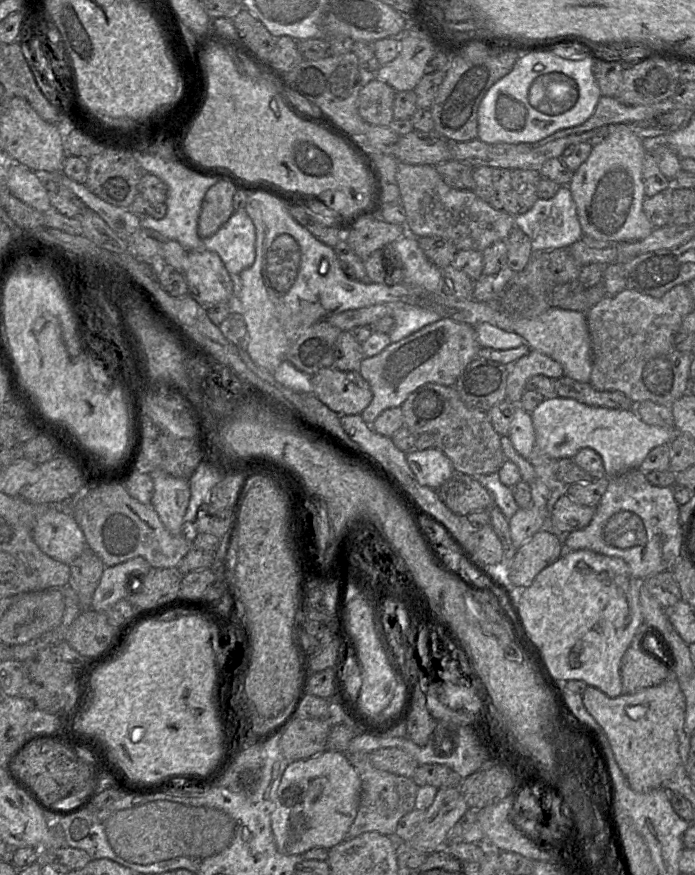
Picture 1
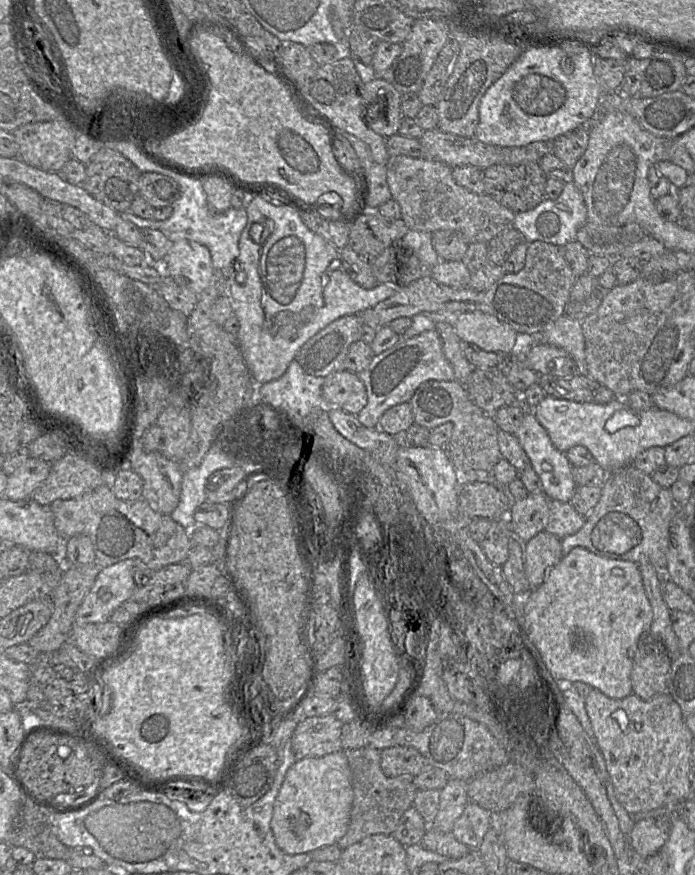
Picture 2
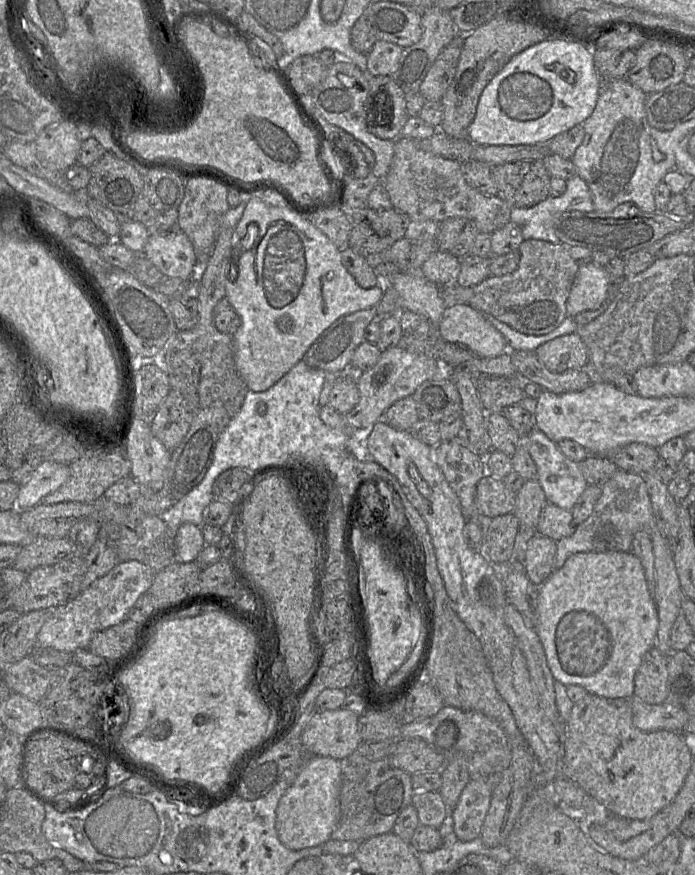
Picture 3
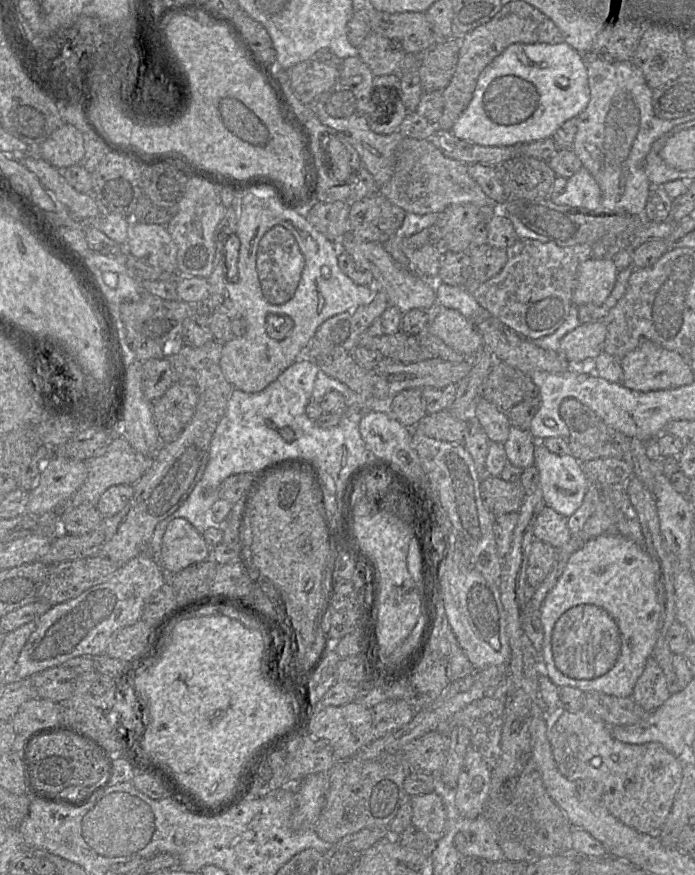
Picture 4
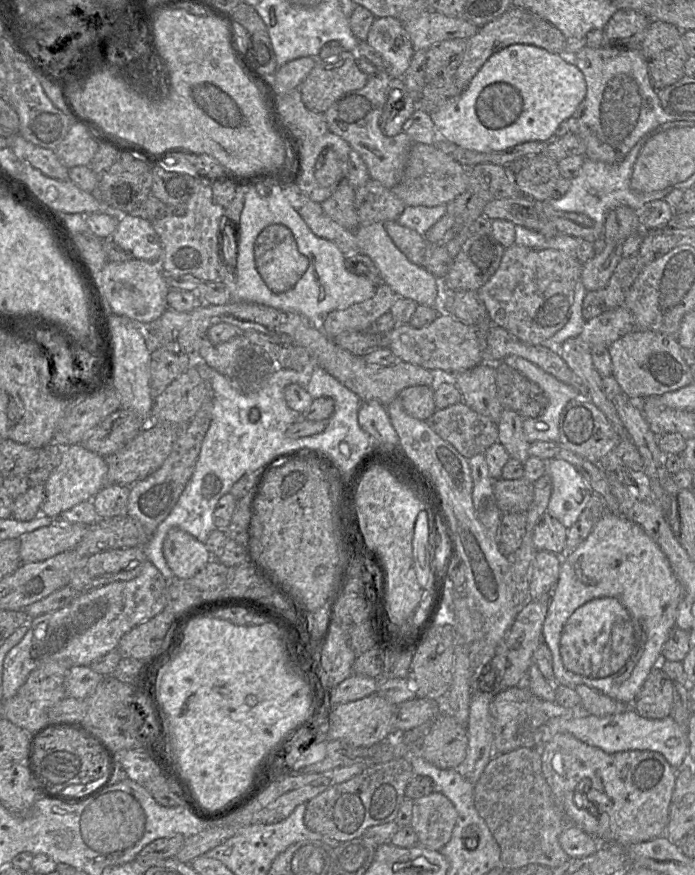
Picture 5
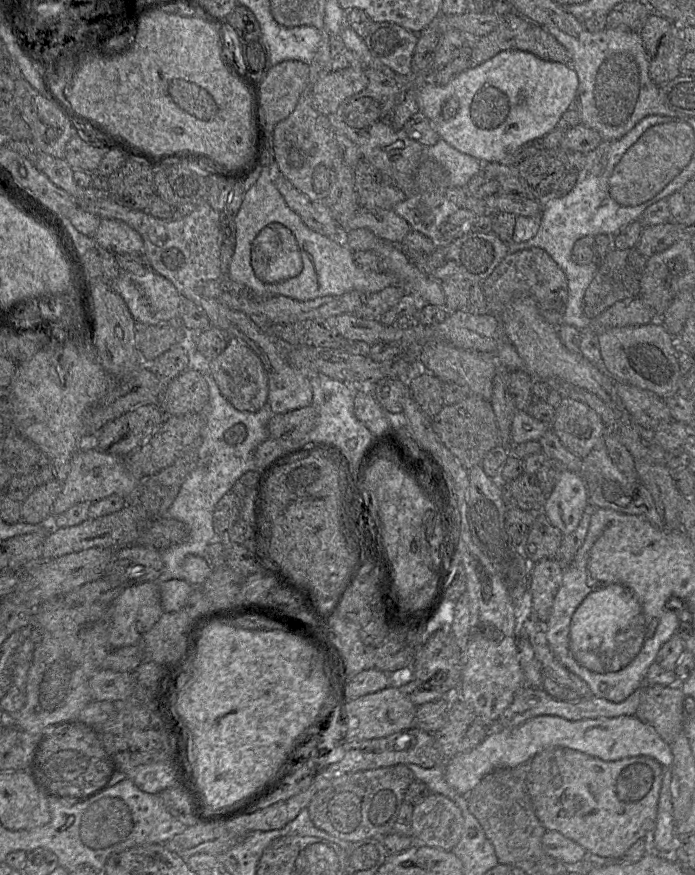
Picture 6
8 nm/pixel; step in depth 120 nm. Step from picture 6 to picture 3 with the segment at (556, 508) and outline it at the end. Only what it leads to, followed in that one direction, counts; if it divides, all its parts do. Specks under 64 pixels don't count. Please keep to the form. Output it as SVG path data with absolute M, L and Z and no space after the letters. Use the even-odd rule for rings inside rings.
M533 428L522 438L522 444L529 452L537 469L537 481L545 494L547 503L554 504L565 510L572 510L573 506L588 486L579 464L567 458L559 449L557 443L551 441L542 431Z

